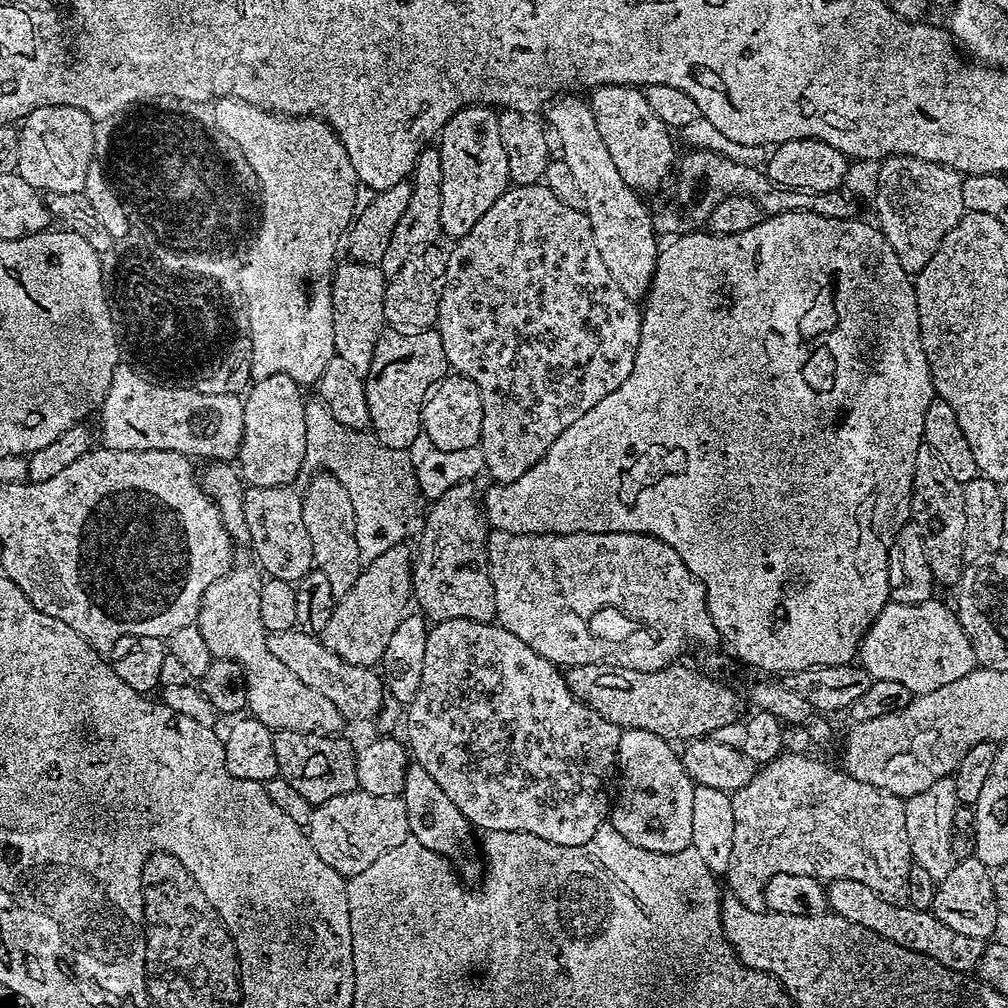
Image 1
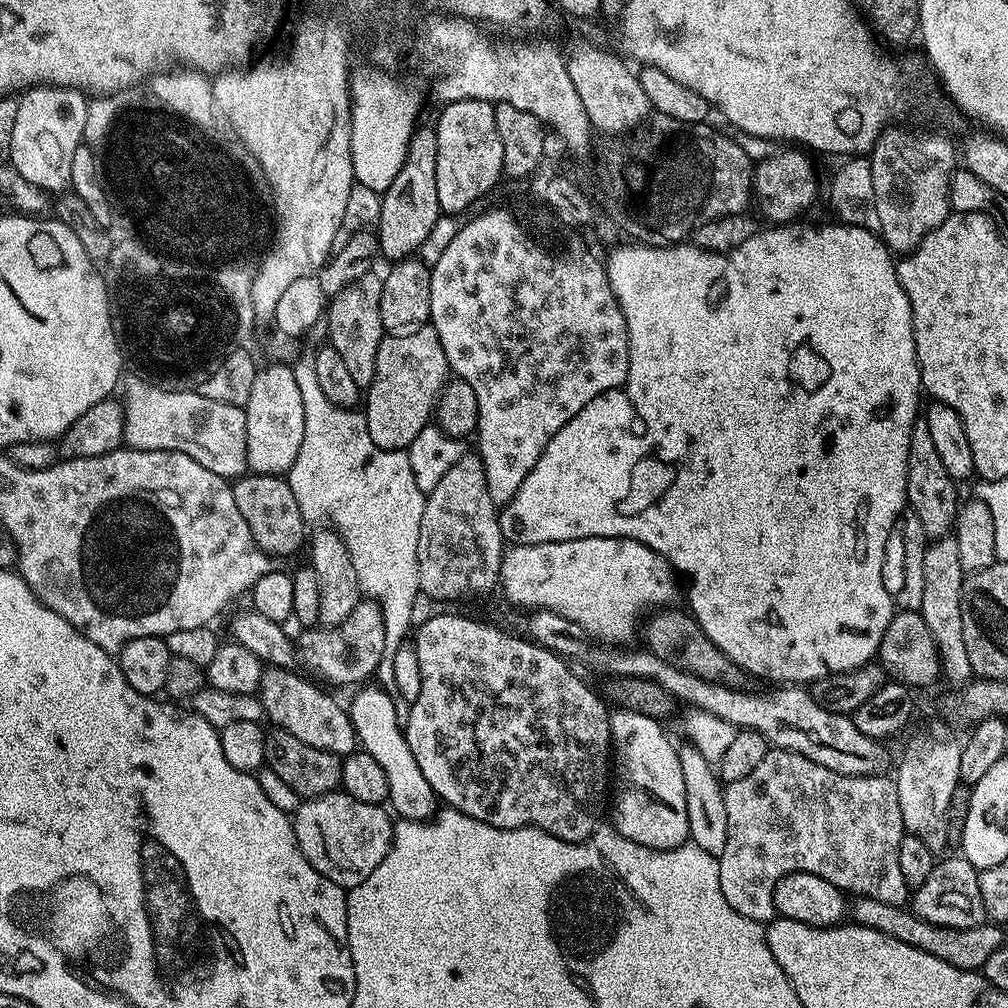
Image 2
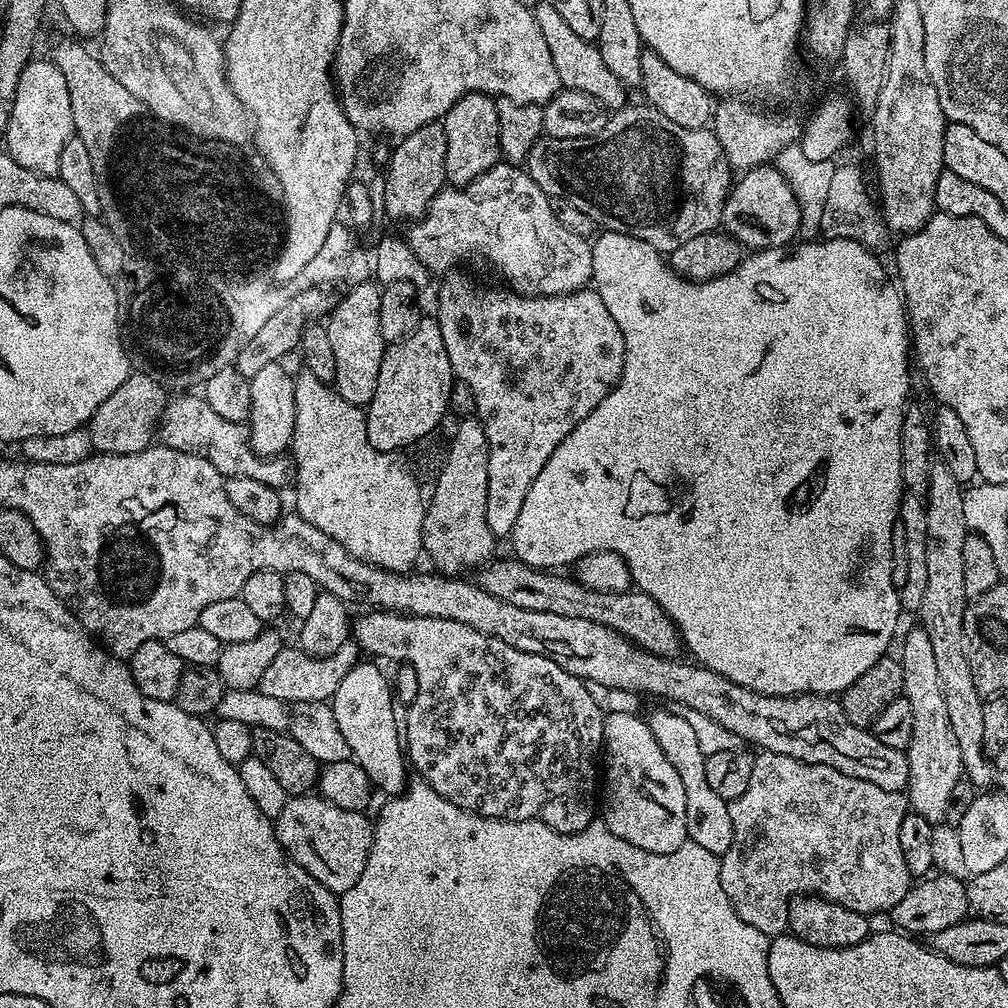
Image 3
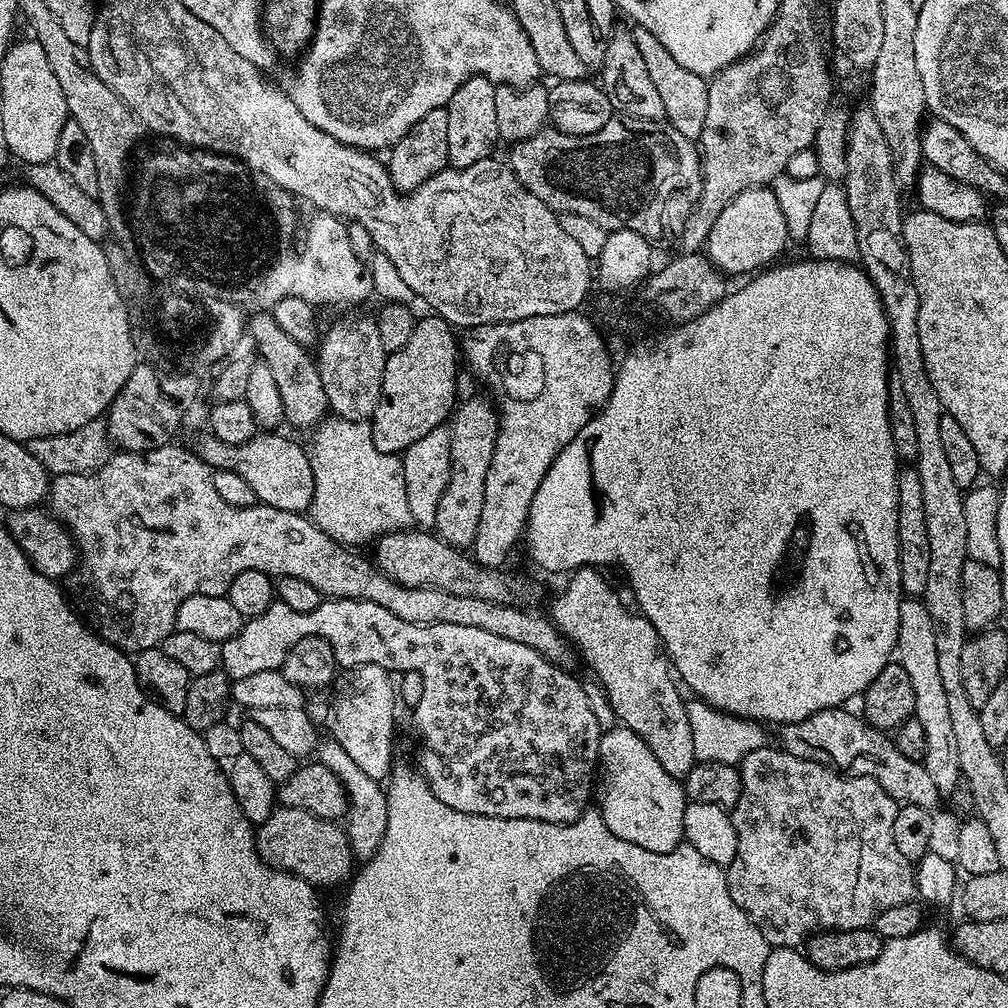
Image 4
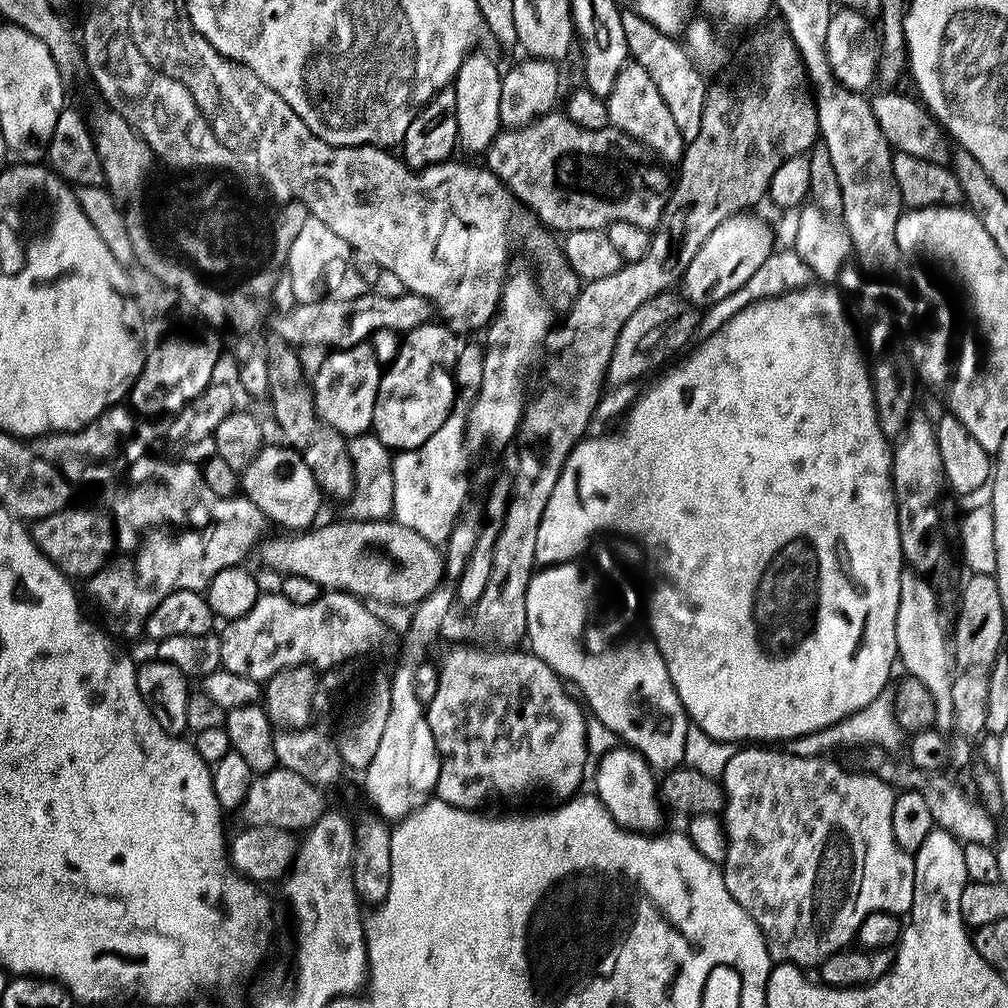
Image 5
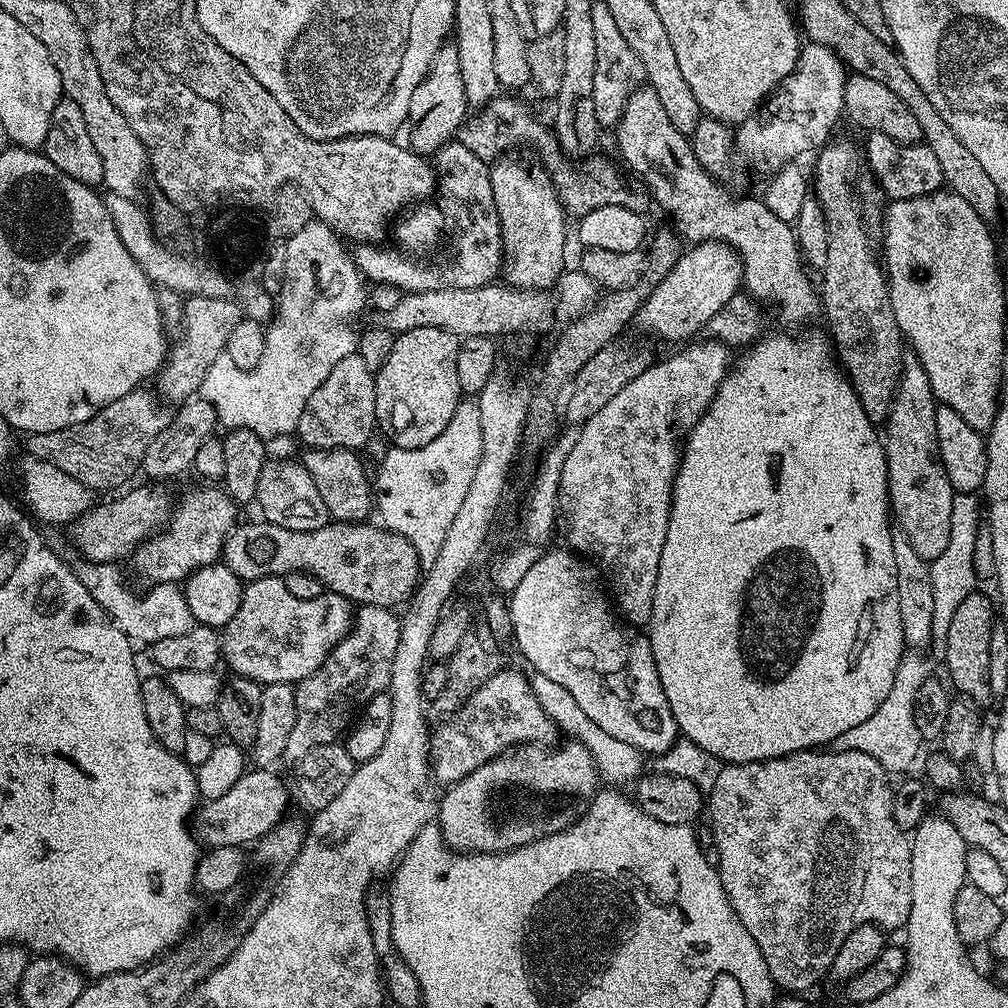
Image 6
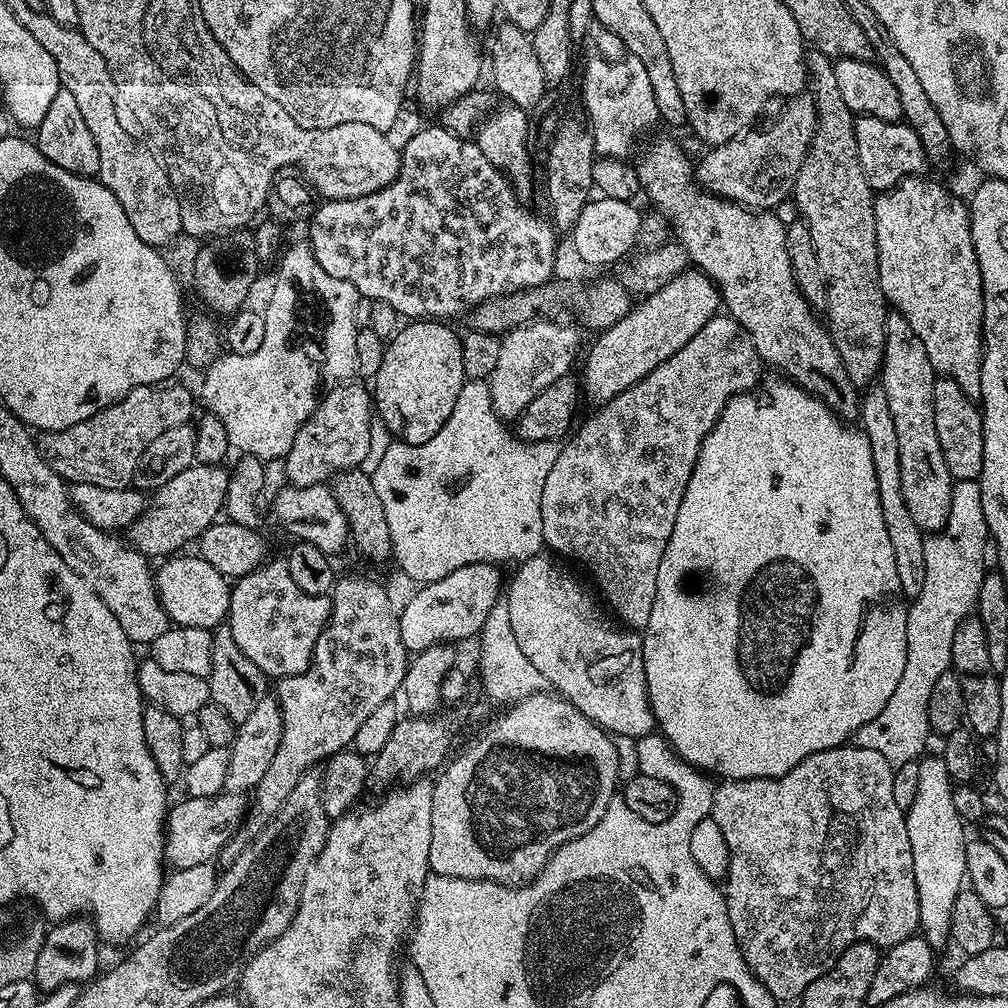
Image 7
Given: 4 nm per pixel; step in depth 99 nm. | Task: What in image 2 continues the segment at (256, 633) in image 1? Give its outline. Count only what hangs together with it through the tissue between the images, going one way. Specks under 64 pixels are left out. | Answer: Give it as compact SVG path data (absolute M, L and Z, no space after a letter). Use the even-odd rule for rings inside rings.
M268 666L264 669L258 695L267 719L272 719L271 723L275 727L306 742L306 746L314 746L314 750L326 750L341 758L357 751L356 731L348 717L347 707L343 703L340 705L330 693L323 692L319 683L310 684L288 671L290 670L284 666Z

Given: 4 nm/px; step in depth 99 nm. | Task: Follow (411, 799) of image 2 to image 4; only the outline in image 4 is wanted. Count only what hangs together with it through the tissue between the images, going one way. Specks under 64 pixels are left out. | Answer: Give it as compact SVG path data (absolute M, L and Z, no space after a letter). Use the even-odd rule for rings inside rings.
M358 666L341 671L334 681L335 688L336 701L328 708L331 739L340 744L346 754L350 754L362 774L381 782L387 781L394 768L392 711L398 708L398 692L393 677L382 666Z

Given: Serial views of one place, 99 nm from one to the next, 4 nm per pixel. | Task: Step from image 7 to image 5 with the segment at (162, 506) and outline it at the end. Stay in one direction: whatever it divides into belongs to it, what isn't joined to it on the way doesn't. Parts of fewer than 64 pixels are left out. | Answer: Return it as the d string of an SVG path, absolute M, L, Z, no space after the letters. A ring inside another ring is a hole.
M69 506L58 510L41 520L33 520L30 531L38 550L54 562L54 566L63 576L73 582L87 581L89 576L104 569L116 546L116 526L107 511L96 508L75 508Z

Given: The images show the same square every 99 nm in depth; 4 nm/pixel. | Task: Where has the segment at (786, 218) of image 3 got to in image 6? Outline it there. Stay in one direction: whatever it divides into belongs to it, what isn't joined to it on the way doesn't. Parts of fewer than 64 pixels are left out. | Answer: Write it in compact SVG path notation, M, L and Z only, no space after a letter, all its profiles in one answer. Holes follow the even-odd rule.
M708 240L681 251L678 262L664 276L655 281L652 292L645 295L634 319L635 327L653 332L660 340L687 341L694 332L701 331L734 298L742 288L744 267L740 255L729 244Z

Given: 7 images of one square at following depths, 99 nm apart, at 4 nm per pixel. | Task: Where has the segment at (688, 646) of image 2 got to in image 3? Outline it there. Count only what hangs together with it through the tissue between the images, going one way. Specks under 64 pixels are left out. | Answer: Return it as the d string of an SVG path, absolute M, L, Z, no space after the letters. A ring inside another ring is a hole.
M493 559L478 572L478 583L482 590L494 594L494 598L502 598L502 602L511 602L514 606L522 606L524 610L542 610L546 614L566 614L566 618L586 618L586 622L598 622L613 628L619 636L624 636L632 643L653 652L655 656L669 658L681 651L682 641L678 629L672 619L662 610L662 606L650 594L639 590L626 592L598 592L587 588L577 579L566 580L553 571L543 568L531 568L521 560Z

